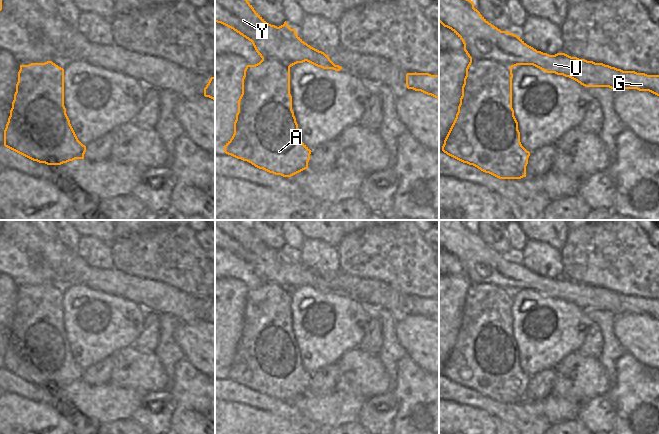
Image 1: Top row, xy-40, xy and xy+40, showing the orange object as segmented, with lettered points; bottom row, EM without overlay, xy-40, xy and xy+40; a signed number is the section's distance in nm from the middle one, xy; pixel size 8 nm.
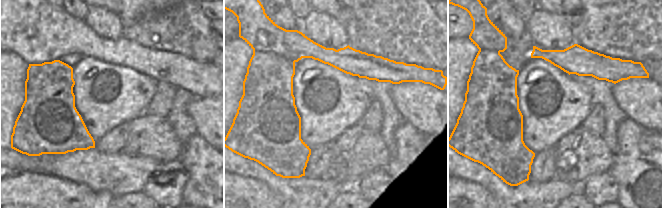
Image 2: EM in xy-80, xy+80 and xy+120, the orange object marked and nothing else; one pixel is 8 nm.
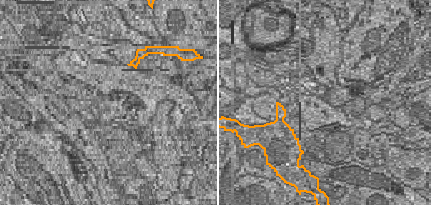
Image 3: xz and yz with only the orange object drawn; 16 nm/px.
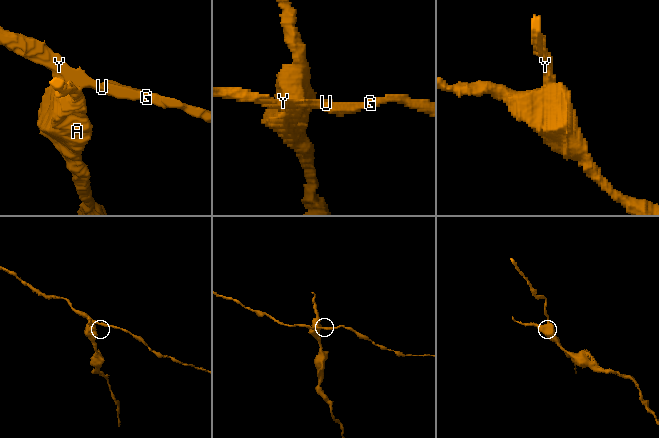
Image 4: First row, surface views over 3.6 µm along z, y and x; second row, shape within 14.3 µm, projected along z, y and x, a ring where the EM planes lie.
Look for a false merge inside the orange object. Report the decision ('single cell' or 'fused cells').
fused cells

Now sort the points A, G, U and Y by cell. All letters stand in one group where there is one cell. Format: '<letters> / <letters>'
A / G U Y

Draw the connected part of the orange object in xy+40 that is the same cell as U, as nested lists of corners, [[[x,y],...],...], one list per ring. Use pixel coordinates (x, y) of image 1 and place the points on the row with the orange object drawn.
[[[439,0],[439,22],[451,29],[463,42],[464,51],[470,59],[489,59],[511,67],[533,65],[547,73],[569,77],[585,87],[609,87],[615,91],[637,89],[649,91],[659,96],[659,75],[647,75],[635,71],[623,71],[603,63],[595,63],[565,53],[549,55],[527,45],[520,37],[507,31],[501,31],[489,23],[474,8],[471,0]]]

